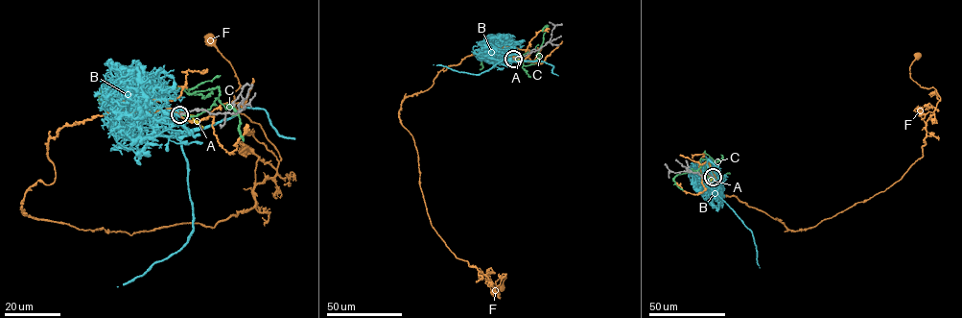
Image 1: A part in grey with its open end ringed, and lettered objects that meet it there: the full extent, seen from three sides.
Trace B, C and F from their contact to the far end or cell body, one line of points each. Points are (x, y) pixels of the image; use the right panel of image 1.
B: (713, 178), (715, 192), (719, 196), (721, 189), (717, 190), (717, 195), (752, 232), (760, 267)
C: (712, 177), (706, 166), (710, 161), (701, 158), (699, 169), (674, 178), (675, 184), (683, 189)
F: (712, 178), (717, 191), (794, 231), (884, 191), (922, 158), (940, 100), (910, 78), (918, 56)

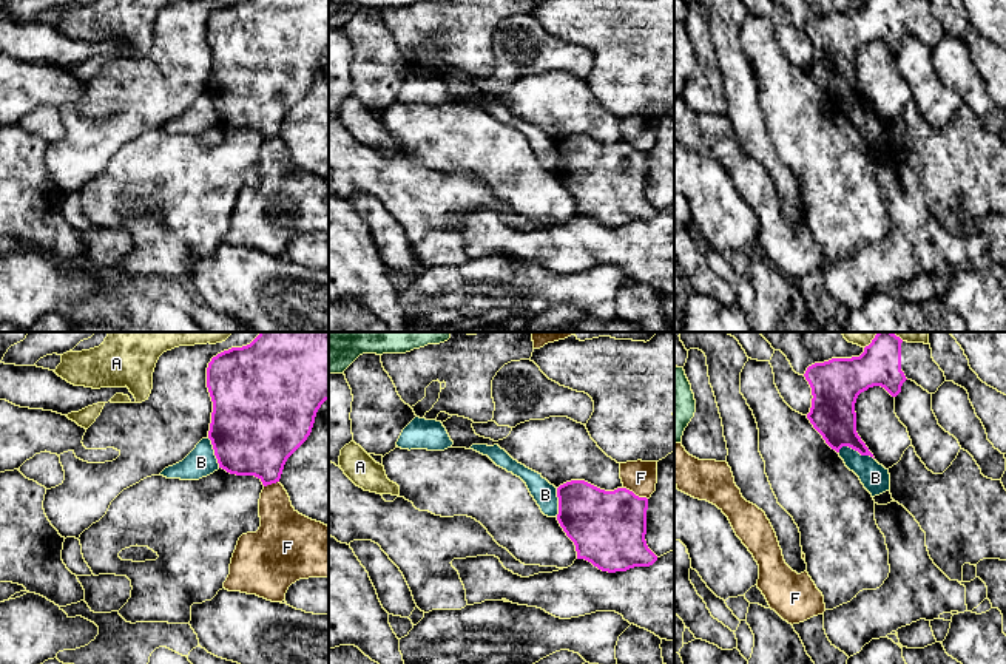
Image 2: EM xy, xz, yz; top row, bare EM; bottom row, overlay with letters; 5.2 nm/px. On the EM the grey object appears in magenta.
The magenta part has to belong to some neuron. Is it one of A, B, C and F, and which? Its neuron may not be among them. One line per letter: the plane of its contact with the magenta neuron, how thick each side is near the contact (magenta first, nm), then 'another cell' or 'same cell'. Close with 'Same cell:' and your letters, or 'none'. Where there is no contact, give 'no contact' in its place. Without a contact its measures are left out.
A: no contact | another cell
B: yz | 240/150 nm | another cell
C: no contact | another cell
F: xz | 380/170 nm | another cell
Same cell: none

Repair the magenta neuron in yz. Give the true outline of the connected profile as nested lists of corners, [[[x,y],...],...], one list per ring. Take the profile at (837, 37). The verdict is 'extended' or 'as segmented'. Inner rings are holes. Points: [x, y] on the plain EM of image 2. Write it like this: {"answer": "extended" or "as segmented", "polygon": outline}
{"answer": "extended", "polygon": [[[866,0],[859,11],[812,19],[804,31],[813,49],[807,73],[825,97],[836,107],[849,100],[870,111],[873,108],[856,86],[858,49],[881,40],[896,51],[906,34],[935,48],[946,36],[944,26],[932,12],[930,0]]]}

